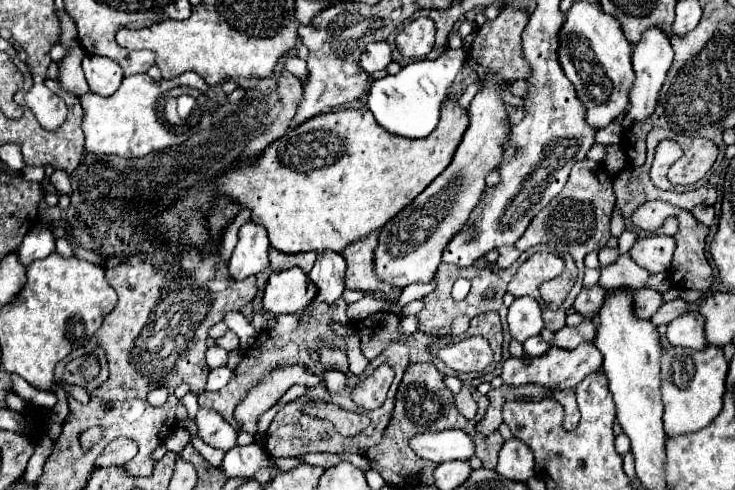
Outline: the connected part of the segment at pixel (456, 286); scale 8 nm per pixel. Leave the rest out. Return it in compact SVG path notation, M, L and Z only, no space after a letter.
M457 278L455 282L453 282L453 288L451 288L453 292L453 298L455 300L463 300L467 294L469 294L469 282L465 280L465 278Z

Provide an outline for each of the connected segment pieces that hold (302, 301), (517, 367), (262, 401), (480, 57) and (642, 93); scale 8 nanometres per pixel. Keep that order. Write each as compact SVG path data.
M299 268L273 272L263 292L263 308L277 314L295 314L303 310L315 296L315 286Z
M581 344L575 350L561 350L561 348L551 348L547 354L539 356L539 358L531 358L531 356L521 356L515 358L511 356L505 364L503 364L503 382L507 386L523 386L523 384L539 384L545 386L549 390L565 390L565 388L575 388L587 374L601 370L601 354L595 348L595 344Z
M285 366L285 368L275 368L271 374L267 374L255 388L251 388L249 396L235 408L235 418L243 426L247 434L256 437L257 418L269 410L277 400L289 390L293 384L303 384L303 386L319 386L321 378L317 374L309 374L303 366Z
M507 4L501 8L499 16L495 20L487 20L479 30L477 38L473 40L473 46L469 50L471 63L467 63L479 76L487 72L499 72L505 80L527 80L531 76L531 64L523 58L523 46L521 46L521 32L527 26L527 12L515 4Z
M657 28L645 30L641 42L633 48L633 70L635 70L635 82L629 90L629 110L625 112L623 130L629 130L637 122L645 122L653 112L655 104L659 102L659 90L667 78L667 70L673 64L673 48L669 44L669 36Z

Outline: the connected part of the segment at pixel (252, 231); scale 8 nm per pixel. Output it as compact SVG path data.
M247 222L239 228L239 242L229 260L229 276L243 280L269 268L269 238L263 226Z

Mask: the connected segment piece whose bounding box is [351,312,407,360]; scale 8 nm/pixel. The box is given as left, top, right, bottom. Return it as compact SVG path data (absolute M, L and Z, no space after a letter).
M375 312L375 314L369 314L365 320L359 320L357 324L351 322L351 326L359 334L361 350L367 360L373 360L375 356L379 356L385 348L385 342L395 338L407 340L407 336L399 332L399 320L397 320L397 314L393 312Z

